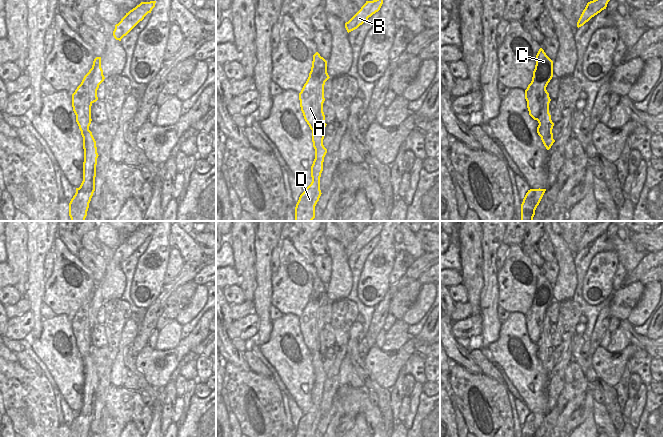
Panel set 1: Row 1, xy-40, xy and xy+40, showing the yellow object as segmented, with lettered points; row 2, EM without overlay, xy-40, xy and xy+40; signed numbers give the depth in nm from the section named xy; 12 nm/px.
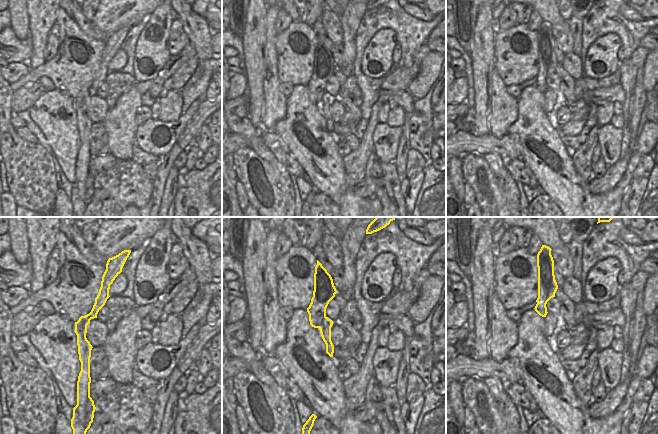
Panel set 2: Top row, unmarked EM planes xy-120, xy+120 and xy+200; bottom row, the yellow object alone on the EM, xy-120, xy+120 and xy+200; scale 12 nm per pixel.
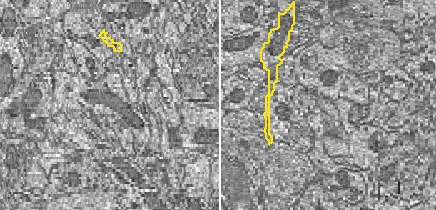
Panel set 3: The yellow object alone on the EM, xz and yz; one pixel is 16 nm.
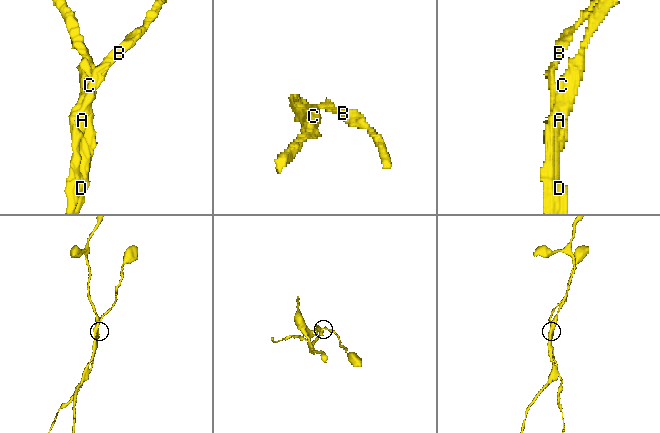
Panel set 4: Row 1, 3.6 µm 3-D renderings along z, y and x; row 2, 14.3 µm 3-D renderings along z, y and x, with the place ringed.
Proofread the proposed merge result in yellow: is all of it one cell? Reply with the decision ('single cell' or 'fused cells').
fused cells

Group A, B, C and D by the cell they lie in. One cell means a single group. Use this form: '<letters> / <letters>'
A C / B D

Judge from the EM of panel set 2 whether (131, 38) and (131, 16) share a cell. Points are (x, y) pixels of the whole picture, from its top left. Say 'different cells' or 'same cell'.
different cells

